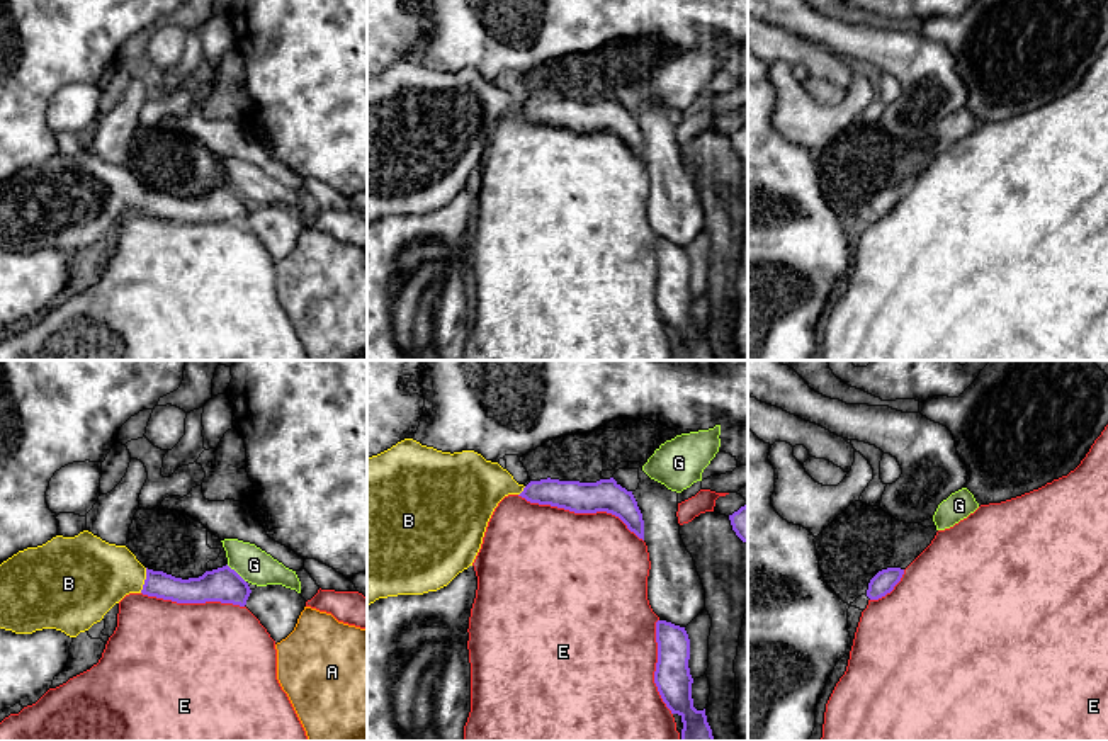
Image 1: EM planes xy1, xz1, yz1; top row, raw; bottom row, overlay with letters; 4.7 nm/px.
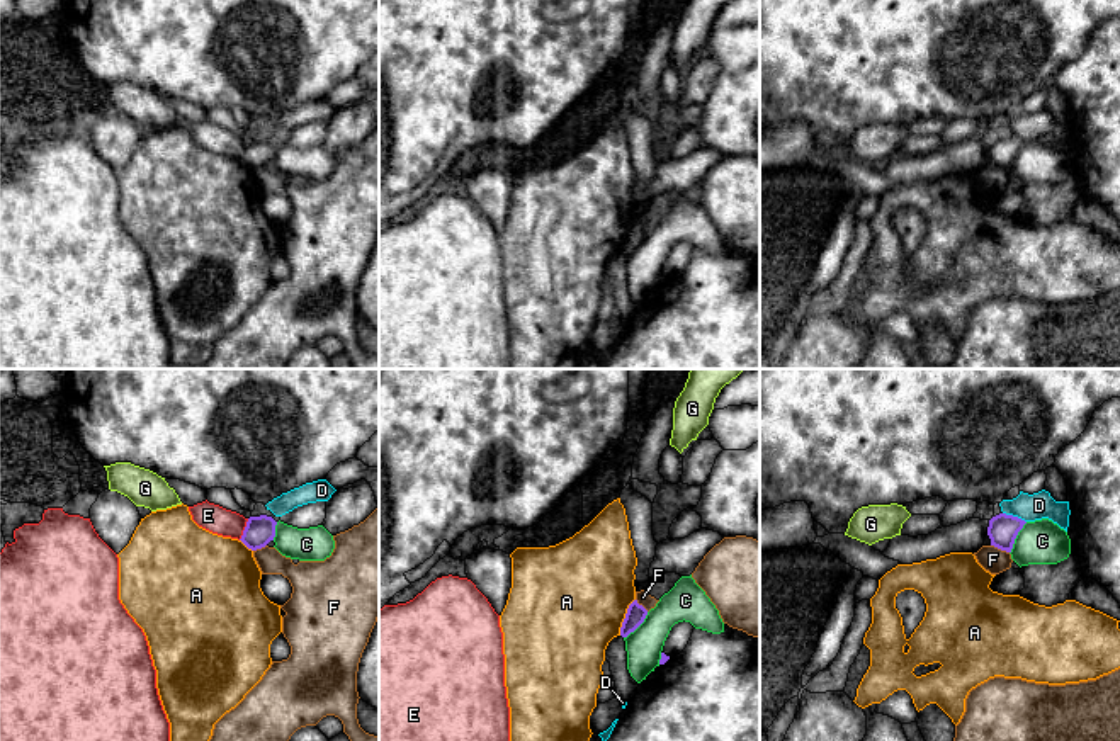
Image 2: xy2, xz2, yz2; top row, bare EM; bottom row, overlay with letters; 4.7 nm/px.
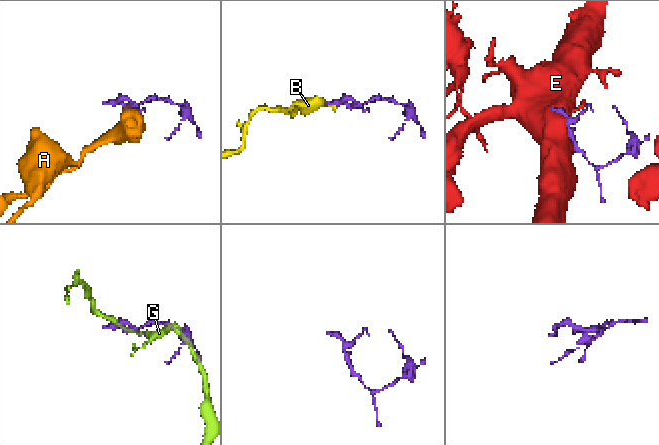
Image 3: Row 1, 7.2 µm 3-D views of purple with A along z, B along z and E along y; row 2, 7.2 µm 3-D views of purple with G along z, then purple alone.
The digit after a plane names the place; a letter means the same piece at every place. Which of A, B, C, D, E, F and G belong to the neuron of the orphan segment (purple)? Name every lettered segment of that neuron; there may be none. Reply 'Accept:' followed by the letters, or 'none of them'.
Accept: B

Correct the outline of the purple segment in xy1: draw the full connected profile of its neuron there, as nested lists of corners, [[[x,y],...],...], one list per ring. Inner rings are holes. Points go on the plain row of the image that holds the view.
[[[83,150],[75,156],[56,155],[0,184],[0,248],[15,253],[56,248],[76,257],[129,212],[245,226],[252,209],[228,184],[182,199],[148,189],[126,165]]]

